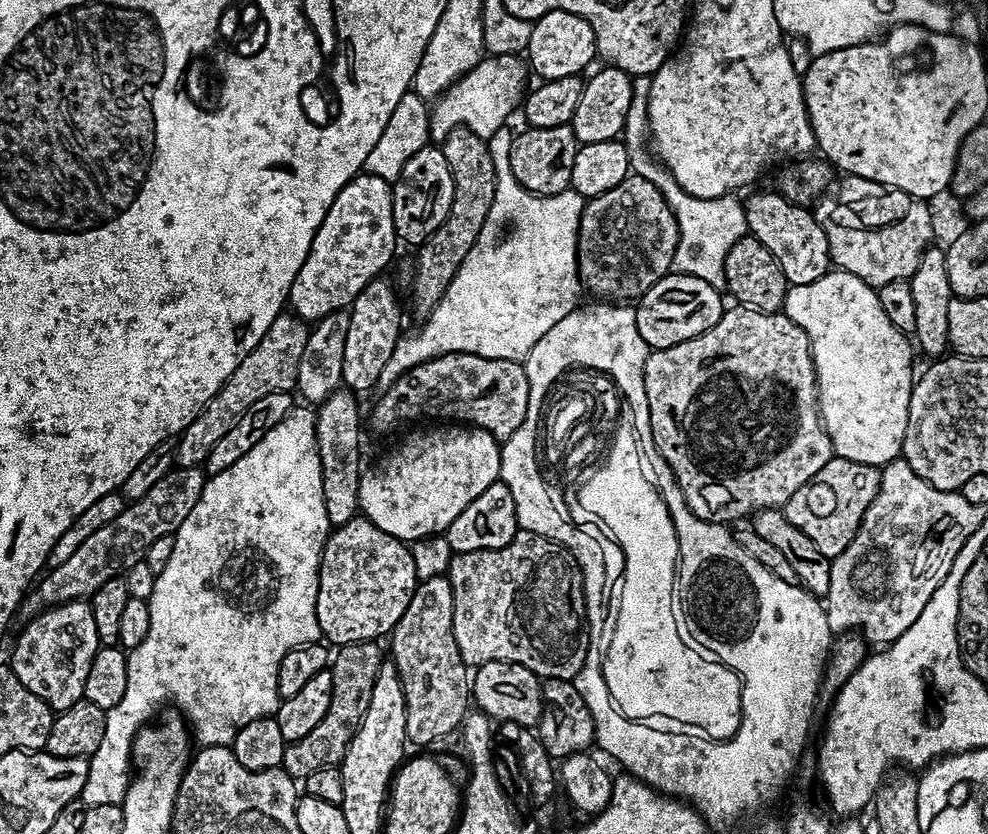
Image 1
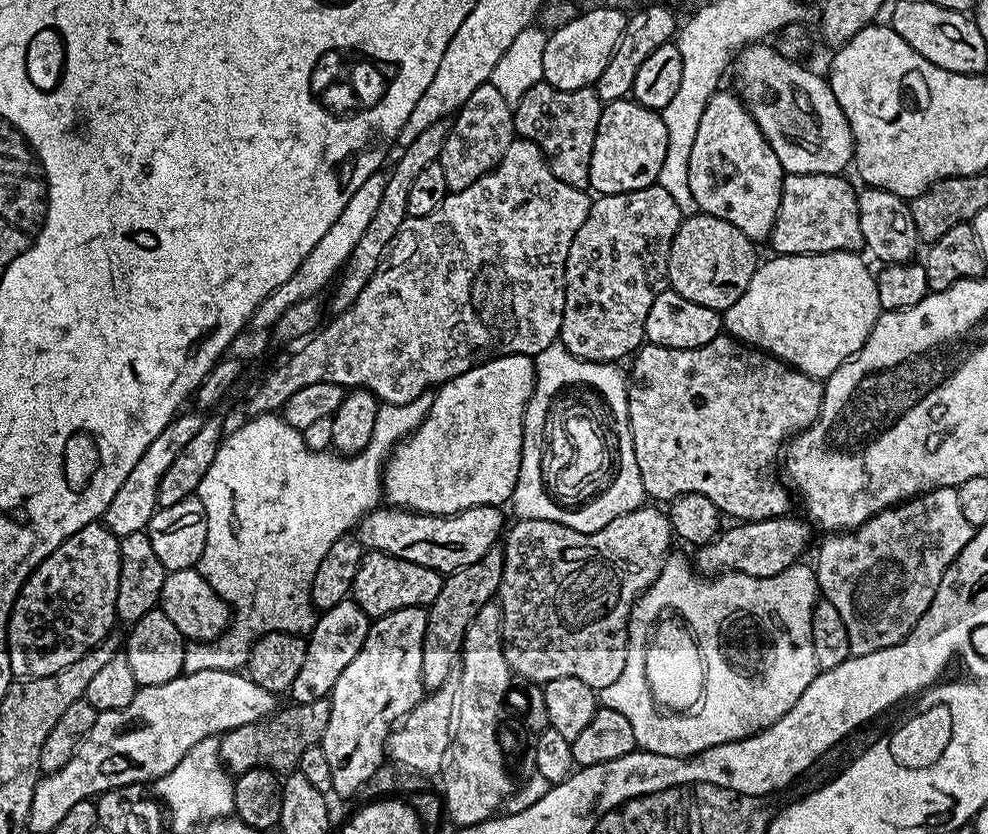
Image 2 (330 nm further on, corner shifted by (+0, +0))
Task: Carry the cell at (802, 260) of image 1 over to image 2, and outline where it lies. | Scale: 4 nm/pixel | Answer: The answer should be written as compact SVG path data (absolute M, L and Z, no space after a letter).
M718 90L706 102L706 110L698 122L698 134L694 134L694 147L690 150L690 194L694 194L697 209L705 216L722 218L730 226L738 226L746 238L753 242L767 241L778 218L778 206L782 202L784 167L778 162L778 154L770 150L770 142L754 122L748 105L735 91Z

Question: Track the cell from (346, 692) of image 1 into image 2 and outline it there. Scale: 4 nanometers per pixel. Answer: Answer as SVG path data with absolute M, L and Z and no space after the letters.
M331 699L301 704L292 702L289 705L289 708L277 707L275 712L263 716L258 722L246 722L246 726L238 726L219 737L220 761L229 773L239 774L255 768L268 768L277 774L287 774L295 769L302 753L320 743L326 722L330 722Z

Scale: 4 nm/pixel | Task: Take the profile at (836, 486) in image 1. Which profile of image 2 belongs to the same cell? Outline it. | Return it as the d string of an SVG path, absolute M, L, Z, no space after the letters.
M792 515L775 516L769 520L746 520L733 523L733 528L725 527L716 539L708 544L699 545L695 549L697 564L695 567L704 574L737 572L754 578L770 578L774 574L782 574L782 570L786 570L803 557L800 555L807 550L808 543L812 540L812 532L814 533L813 525L807 519L799 520L798 517Z

